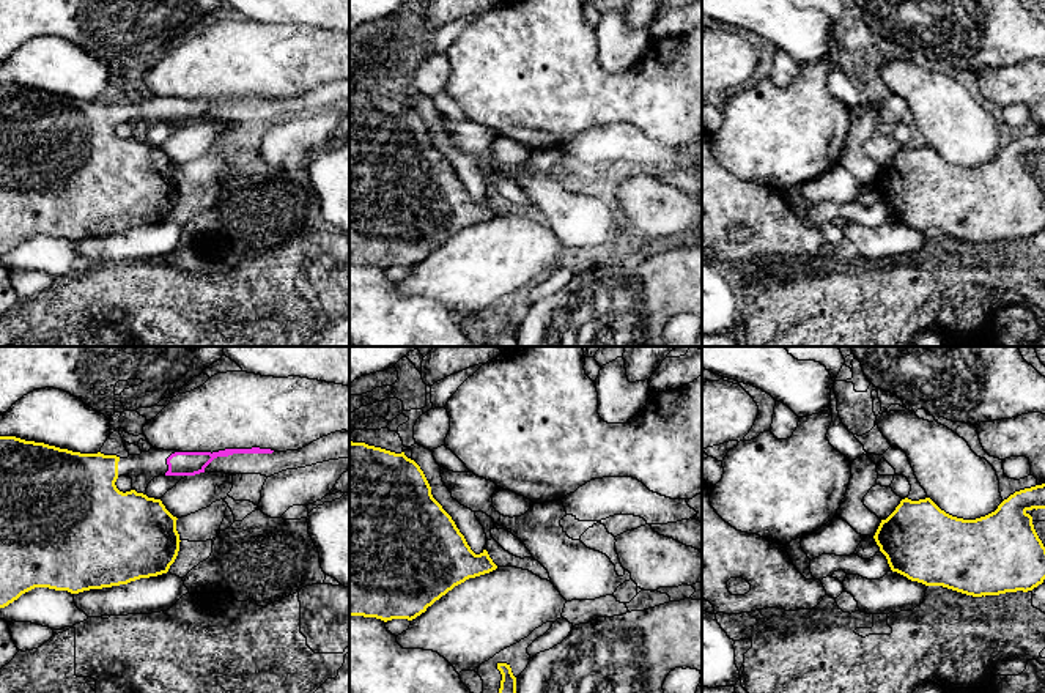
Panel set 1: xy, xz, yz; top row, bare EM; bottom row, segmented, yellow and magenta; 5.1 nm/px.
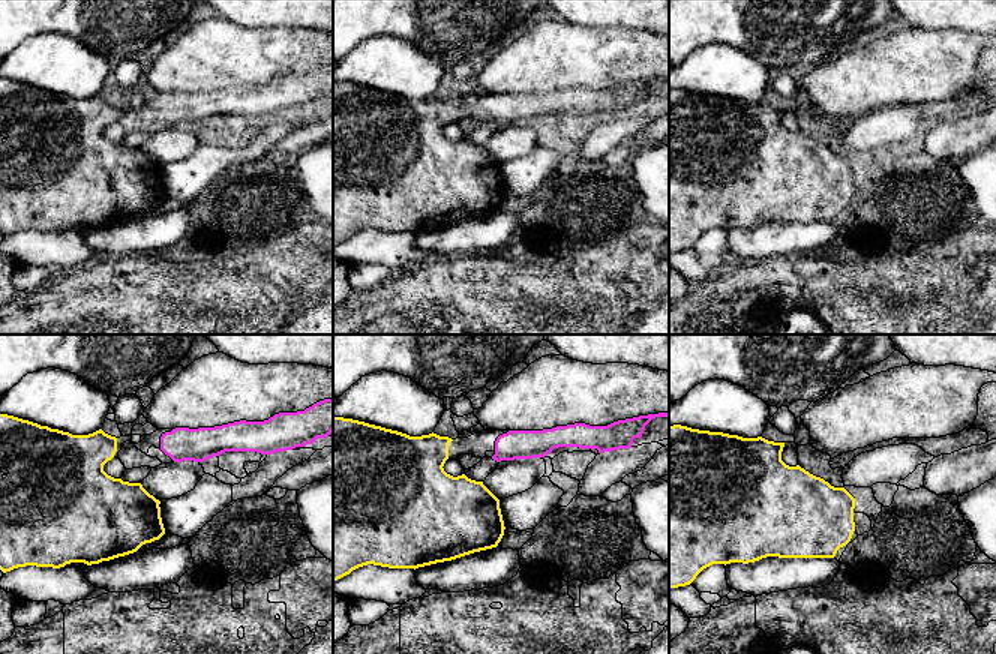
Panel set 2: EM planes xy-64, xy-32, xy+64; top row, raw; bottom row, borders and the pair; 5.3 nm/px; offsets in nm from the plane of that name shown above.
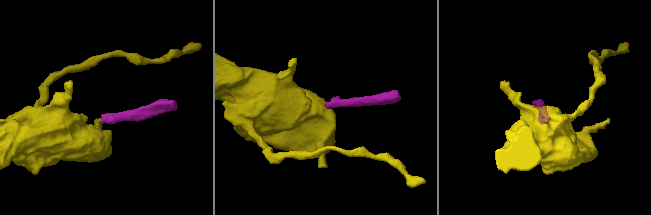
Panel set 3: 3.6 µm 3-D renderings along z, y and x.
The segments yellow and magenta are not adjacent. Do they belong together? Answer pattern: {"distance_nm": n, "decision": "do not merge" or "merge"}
{"distance_nm": 130, "decision": "merge"}

